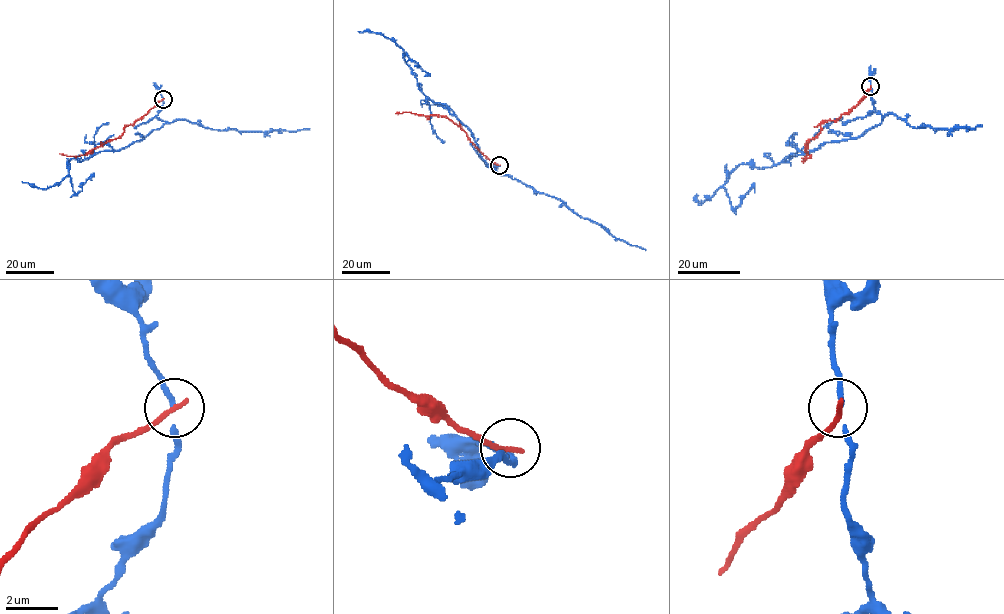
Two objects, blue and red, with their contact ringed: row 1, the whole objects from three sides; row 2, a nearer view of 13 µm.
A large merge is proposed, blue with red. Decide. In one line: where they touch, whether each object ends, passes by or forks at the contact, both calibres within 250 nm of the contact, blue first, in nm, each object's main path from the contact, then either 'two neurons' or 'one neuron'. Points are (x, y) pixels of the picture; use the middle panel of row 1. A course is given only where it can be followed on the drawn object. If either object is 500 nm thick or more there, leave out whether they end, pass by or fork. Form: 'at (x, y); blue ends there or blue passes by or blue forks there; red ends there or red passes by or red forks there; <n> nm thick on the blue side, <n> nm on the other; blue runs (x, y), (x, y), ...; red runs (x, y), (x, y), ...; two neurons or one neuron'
at (499, 165); blue passes by; red ends there; 150 nm thick on the blue side, 220 nm on the other; blue runs (499, 165), (492, 168), (503, 175), (482, 157), (455, 114), (419, 89), (394, 42), (358, 31); red runs (499, 164), (482, 153), (466, 133), (446, 117), (396, 113); two neurons

